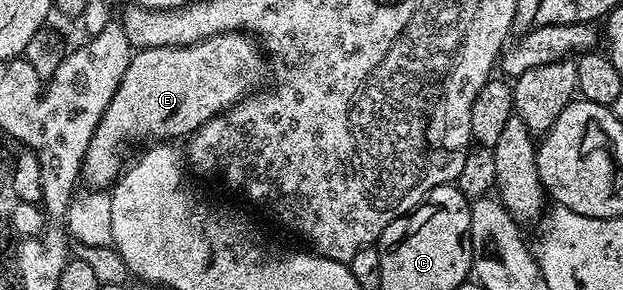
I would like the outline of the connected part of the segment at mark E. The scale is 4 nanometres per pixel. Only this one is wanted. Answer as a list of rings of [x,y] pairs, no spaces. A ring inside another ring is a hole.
[[[239,32],[203,37],[194,45],[172,45],[136,50],[129,58],[127,71],[123,71],[123,79],[99,127],[93,132],[93,138],[87,147],[87,155],[81,162],[80,176],[89,184],[86,186],[97,191],[105,191],[116,182],[123,169],[121,148],[124,147],[125,140],[169,143],[174,140],[172,137],[185,139],[200,125],[207,123],[212,117],[218,117],[219,114],[237,104],[250,92],[249,80],[253,77],[253,45],[255,49],[252,36]]]

